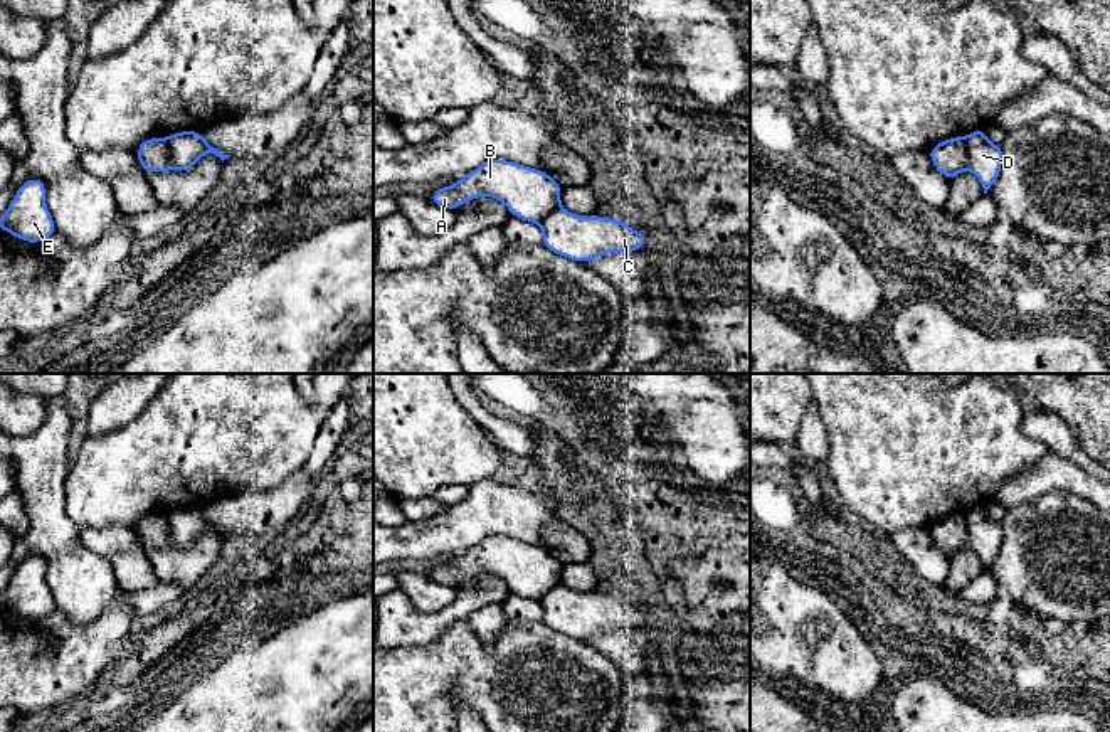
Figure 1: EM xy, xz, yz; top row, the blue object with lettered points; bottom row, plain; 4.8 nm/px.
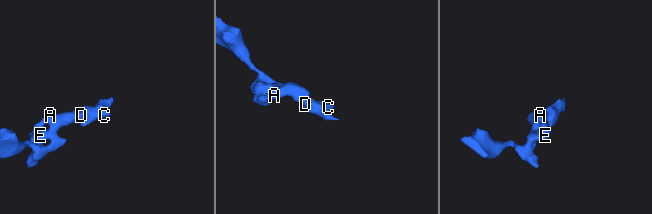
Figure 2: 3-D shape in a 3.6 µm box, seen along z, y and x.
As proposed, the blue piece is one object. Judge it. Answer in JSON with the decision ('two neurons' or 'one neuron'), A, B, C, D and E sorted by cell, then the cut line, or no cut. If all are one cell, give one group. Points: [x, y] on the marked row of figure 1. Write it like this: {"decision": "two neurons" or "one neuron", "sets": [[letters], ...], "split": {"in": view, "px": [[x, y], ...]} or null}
{"decision": "two neurons", "sets": [["A", "B", "E"], ["C", "D"]], "split": {"in": "xy", "px": [[165, 138], [170, 148], [172, 169]]}}

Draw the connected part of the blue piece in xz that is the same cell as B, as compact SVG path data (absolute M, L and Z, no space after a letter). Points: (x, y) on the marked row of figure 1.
M488 160L452 187L436 188L429 200L454 212L468 200L489 195L505 204L511 215L540 224L560 207L562 190L543 170L508 160Z

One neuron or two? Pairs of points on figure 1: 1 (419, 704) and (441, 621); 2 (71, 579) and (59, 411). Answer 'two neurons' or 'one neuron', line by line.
1: two neurons
2: one neuron

